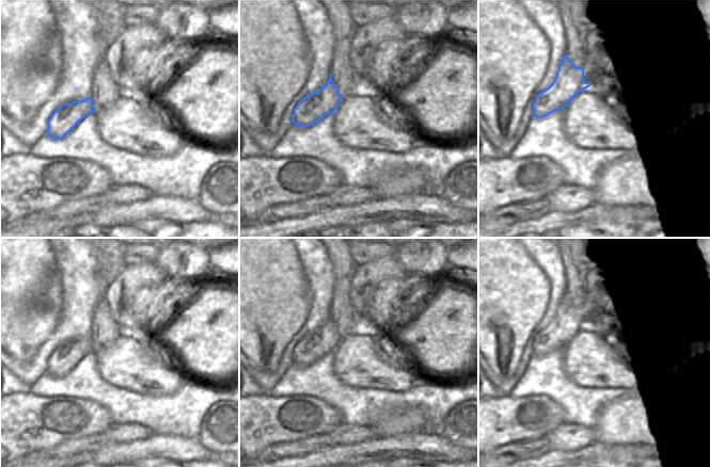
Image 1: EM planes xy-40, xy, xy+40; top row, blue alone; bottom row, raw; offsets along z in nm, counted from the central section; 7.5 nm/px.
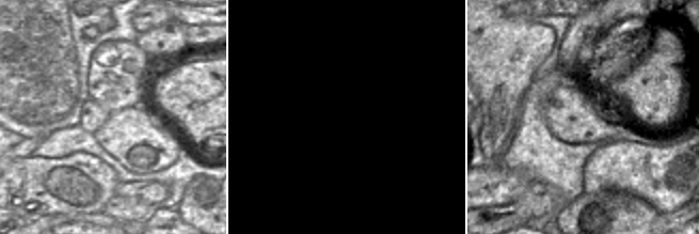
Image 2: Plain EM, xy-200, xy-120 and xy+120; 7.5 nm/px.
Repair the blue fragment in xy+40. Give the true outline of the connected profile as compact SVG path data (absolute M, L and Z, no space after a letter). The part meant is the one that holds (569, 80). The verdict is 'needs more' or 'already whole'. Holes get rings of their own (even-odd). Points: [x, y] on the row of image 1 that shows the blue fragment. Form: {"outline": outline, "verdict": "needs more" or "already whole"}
{"outline": "M565 54L554 81L535 98L533 116L542 118L563 110L581 91L590 85L590 82L584 80L584 68L577 67Z", "verdict": "already whole"}

